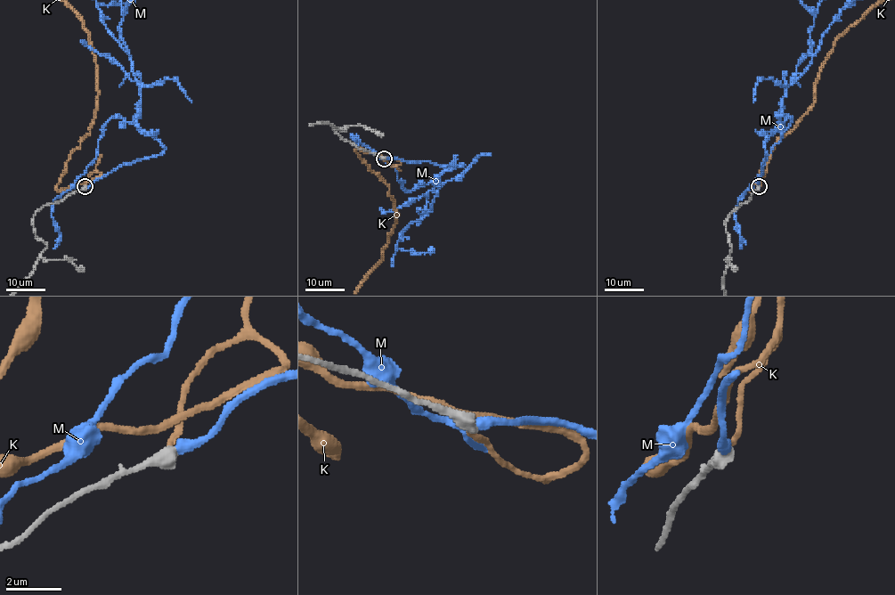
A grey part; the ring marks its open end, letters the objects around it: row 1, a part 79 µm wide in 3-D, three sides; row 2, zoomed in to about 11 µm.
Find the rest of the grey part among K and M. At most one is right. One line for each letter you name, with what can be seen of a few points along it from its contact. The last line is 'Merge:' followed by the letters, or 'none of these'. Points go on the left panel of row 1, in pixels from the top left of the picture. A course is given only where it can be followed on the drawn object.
Merge: K

